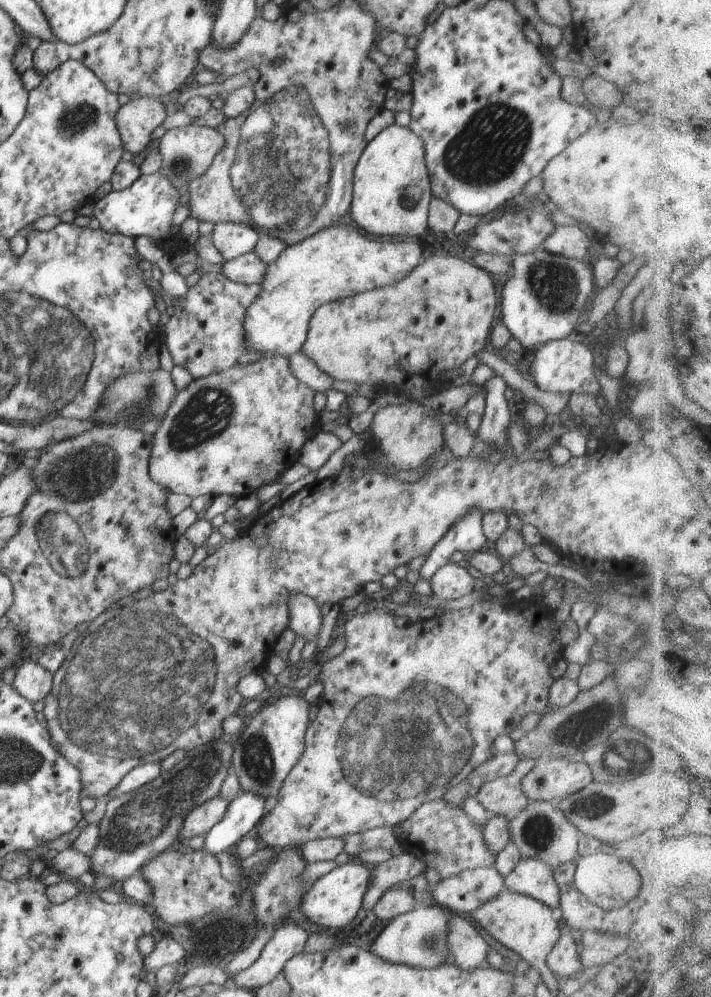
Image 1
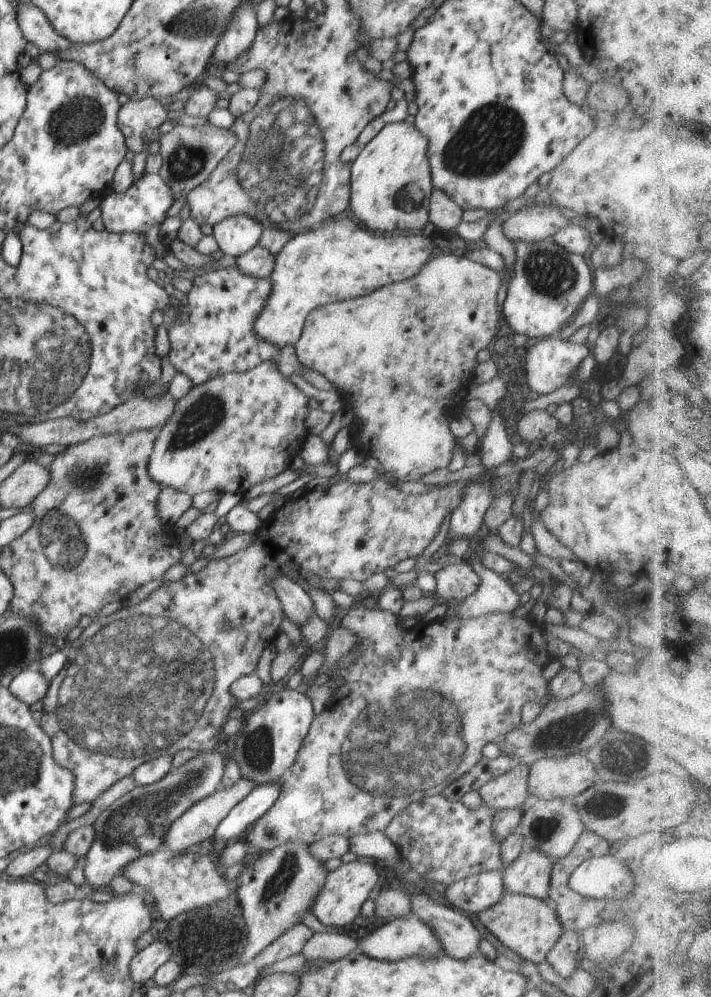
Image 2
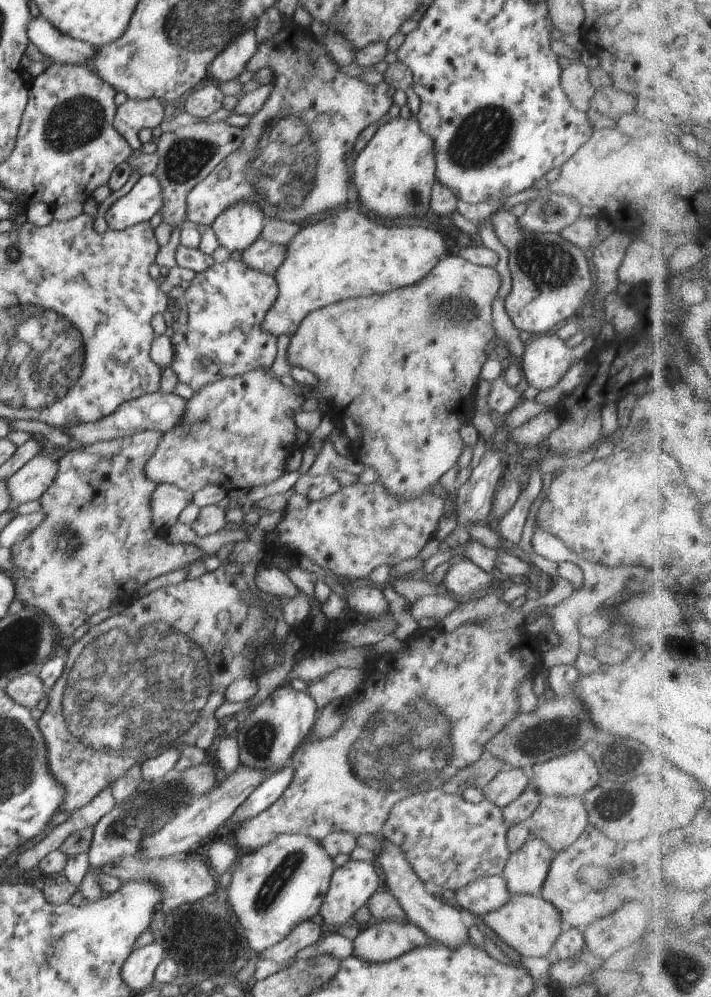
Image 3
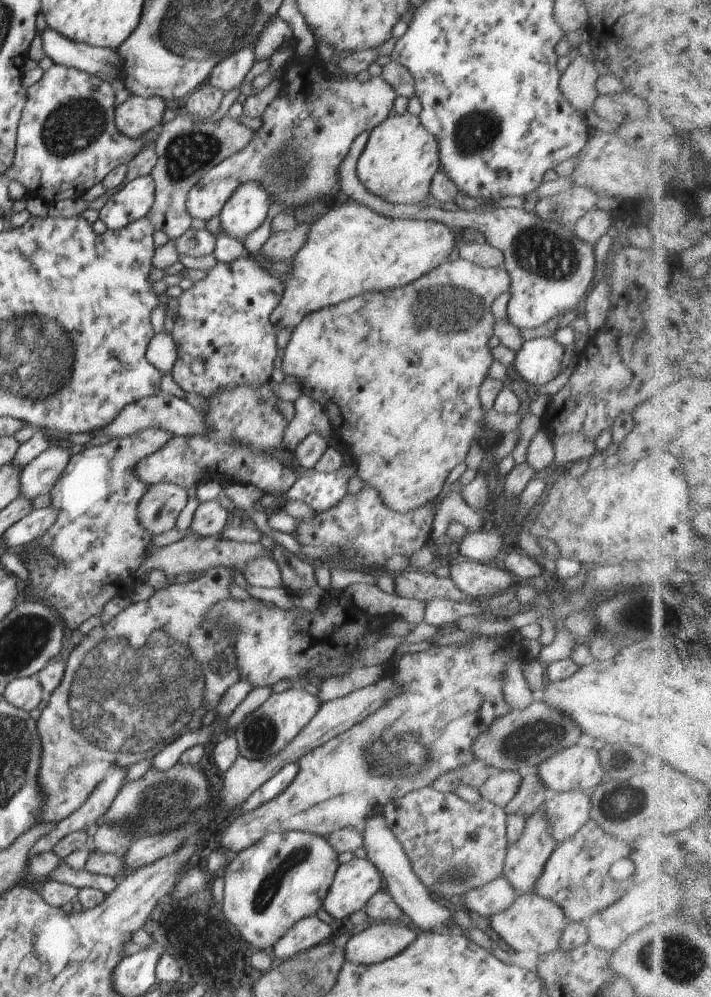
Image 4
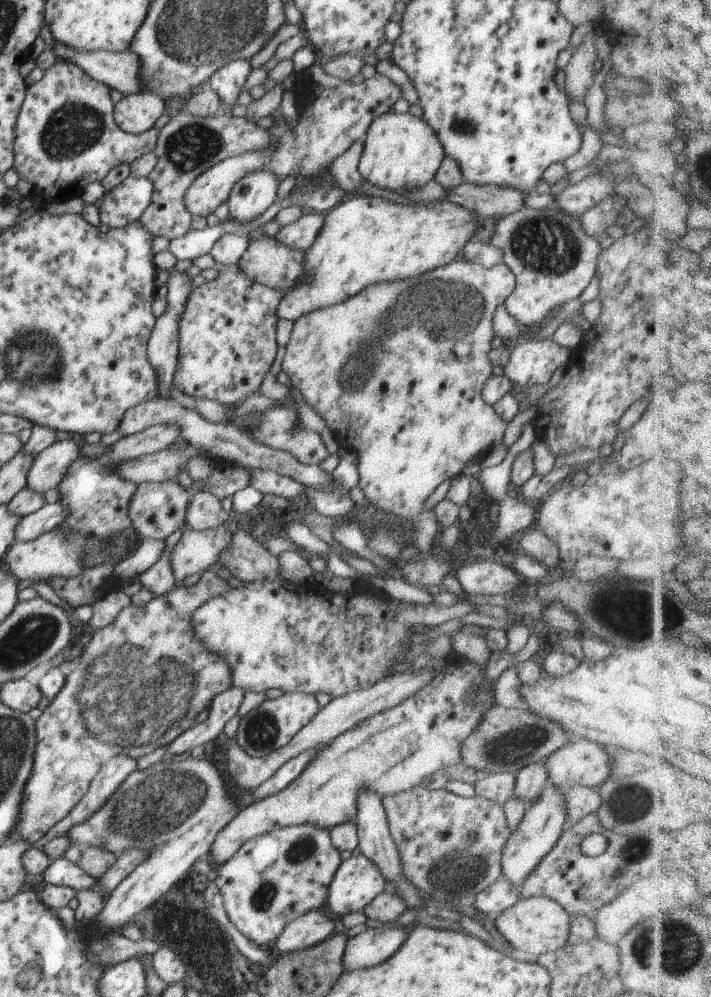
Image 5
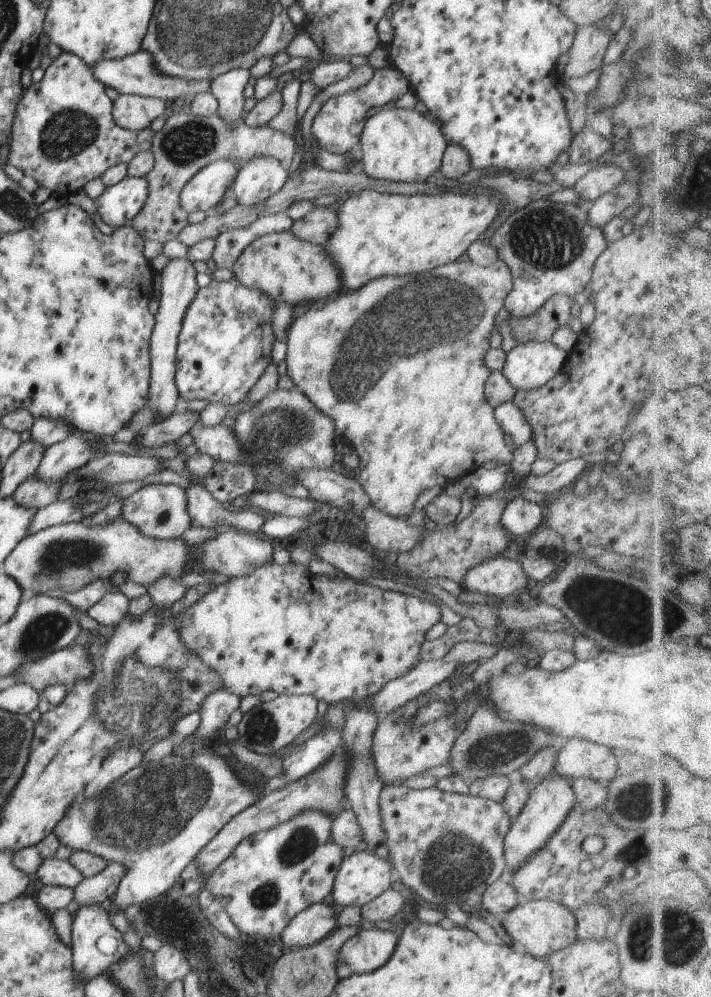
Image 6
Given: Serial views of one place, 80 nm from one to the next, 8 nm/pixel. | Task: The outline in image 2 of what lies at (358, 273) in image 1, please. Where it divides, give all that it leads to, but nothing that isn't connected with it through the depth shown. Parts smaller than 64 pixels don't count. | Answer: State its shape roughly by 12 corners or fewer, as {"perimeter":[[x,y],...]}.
{"perimeter":[[349,212],[275,256],[255,320],[294,346],[316,307],[411,279],[421,234],[375,231]]}

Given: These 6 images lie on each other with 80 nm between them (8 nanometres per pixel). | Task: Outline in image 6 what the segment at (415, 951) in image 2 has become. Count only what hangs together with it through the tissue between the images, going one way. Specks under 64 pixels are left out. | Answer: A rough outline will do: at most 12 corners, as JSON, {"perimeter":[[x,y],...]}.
{"perimeter":[[394,928],[352,936],[338,954],[338,979],[384,966]]}

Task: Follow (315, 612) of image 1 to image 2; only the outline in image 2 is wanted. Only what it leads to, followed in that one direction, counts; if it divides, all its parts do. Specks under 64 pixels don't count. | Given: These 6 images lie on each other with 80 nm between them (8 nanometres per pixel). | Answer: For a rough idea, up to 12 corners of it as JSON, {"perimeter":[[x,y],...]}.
{"perimeter":[[276,575],[271,585],[285,615],[301,627],[314,610],[298,579]]}

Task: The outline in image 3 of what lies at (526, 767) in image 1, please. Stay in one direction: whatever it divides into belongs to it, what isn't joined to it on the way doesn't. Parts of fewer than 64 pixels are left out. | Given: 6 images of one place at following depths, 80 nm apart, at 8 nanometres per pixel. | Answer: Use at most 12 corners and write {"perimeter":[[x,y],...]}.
{"perimeter":[[522,769],[500,771],[481,791],[503,809],[529,782]]}

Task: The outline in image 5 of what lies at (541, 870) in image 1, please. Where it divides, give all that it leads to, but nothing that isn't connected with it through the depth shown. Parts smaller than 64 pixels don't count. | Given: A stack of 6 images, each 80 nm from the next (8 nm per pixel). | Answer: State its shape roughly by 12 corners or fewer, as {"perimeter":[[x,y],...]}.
{"perimeter":[[548,782],[506,842],[501,868],[517,887],[565,829],[566,800]]}

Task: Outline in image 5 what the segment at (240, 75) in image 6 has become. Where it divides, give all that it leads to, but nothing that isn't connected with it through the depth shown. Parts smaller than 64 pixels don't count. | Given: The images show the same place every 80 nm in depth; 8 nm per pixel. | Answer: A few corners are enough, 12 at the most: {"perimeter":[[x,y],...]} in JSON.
{"perimeter":[[234,60],[210,76],[223,111],[237,104],[251,60]]}

